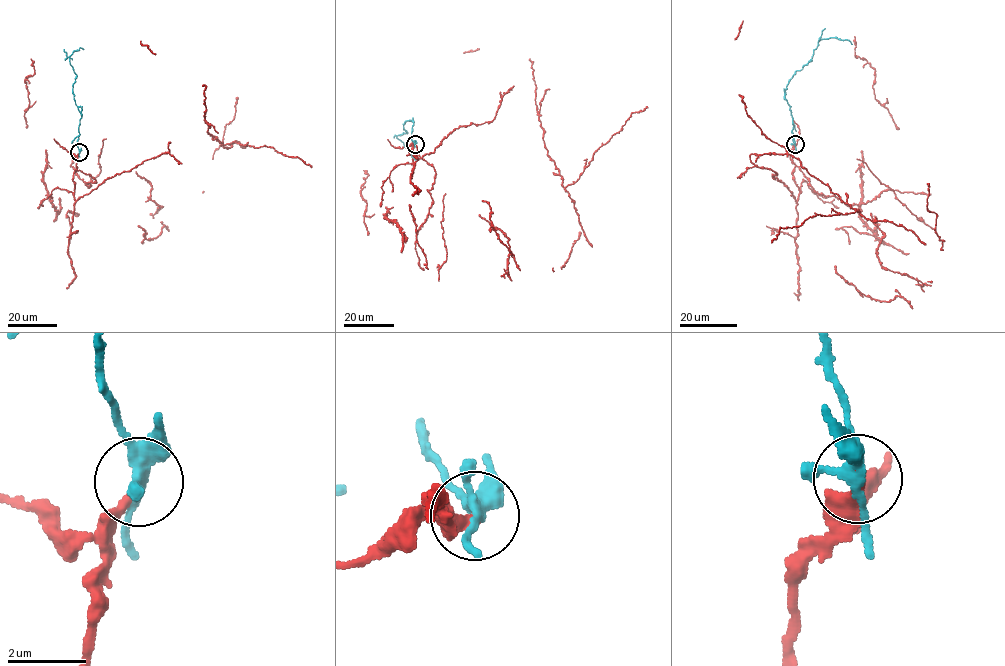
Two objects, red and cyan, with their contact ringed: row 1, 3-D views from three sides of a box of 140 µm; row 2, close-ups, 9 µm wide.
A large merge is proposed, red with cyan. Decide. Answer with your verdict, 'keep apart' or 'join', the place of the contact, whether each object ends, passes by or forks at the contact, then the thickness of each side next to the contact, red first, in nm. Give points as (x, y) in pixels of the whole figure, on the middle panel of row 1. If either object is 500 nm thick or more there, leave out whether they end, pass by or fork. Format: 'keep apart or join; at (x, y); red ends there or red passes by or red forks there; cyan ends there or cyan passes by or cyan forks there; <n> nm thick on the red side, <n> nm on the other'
keep apart; at (415, 144); red ends there; cyan forks there; 260 nm thick on the red side, 280 nm on the other

